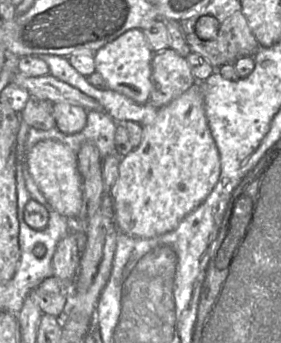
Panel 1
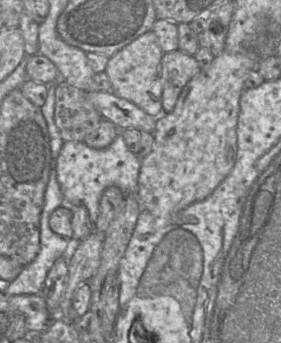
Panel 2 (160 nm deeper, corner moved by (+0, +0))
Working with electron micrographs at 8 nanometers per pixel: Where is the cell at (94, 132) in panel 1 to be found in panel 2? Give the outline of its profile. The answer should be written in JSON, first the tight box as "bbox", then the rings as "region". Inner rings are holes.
{"bbox":[53,129,141,228],"region":[[[119,129],[119,134],[117,135],[117,137],[114,139],[114,141],[108,147],[106,147],[104,149],[92,148],[92,147],[88,146],[85,142],[64,141],[63,145],[59,151],[59,154],[55,160],[55,165],[54,165],[53,171],[56,175],[56,179],[60,185],[61,192],[62,192],[66,202],[68,204],[70,204],[71,206],[77,206],[77,205],[85,206],[88,209],[91,221],[94,224],[94,228],[95,228],[95,223],[99,217],[99,203],[100,203],[101,196],[108,187],[116,186],[124,194],[131,194],[134,196],[138,189],[138,177],[139,177],[140,166],[141,166],[141,157],[130,151],[130,149],[128,148],[127,144],[125,143],[124,139],[123,139],[122,130],[125,130],[125,129]]]}

